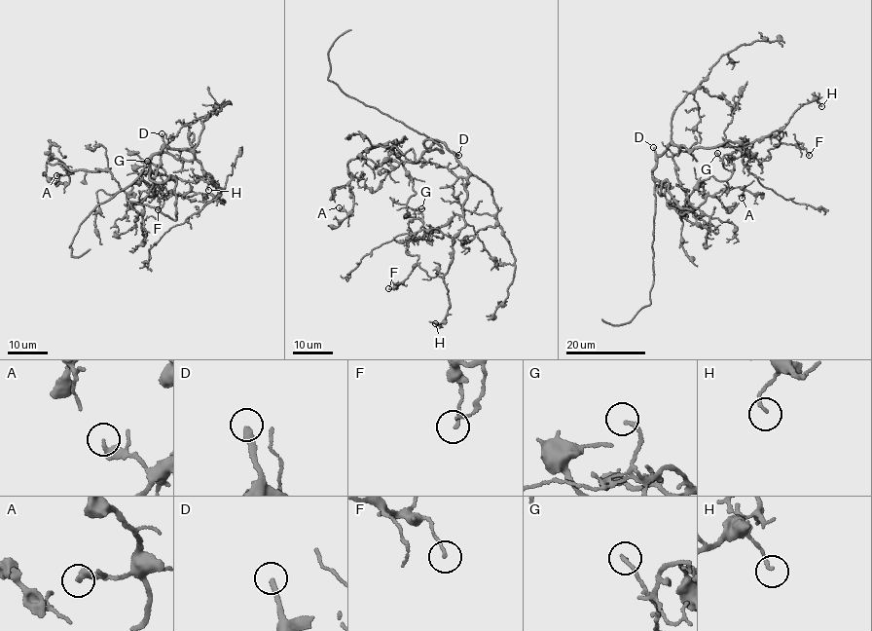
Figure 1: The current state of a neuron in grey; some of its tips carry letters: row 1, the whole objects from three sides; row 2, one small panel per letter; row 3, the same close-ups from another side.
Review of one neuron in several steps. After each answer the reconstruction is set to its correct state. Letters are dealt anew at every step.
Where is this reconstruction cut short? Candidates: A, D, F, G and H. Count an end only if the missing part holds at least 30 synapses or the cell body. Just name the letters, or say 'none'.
D

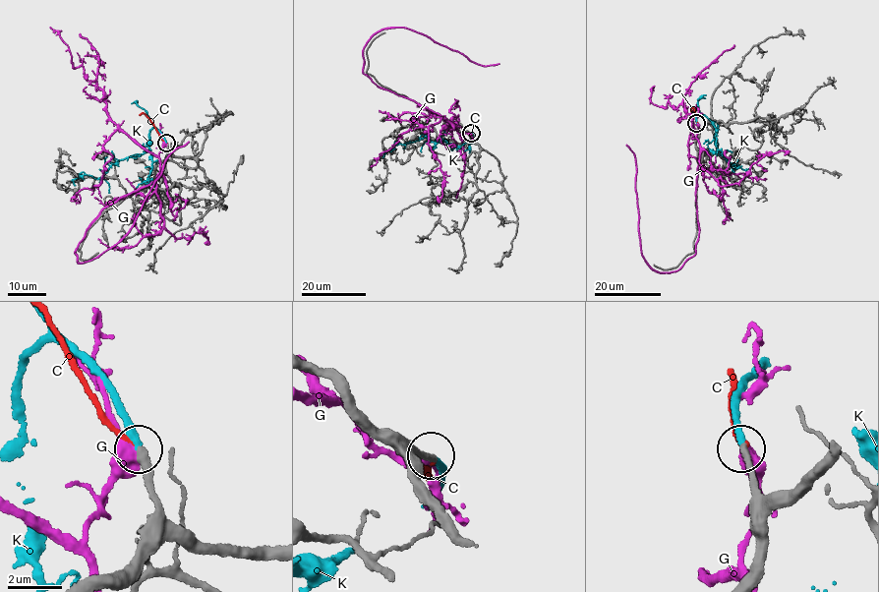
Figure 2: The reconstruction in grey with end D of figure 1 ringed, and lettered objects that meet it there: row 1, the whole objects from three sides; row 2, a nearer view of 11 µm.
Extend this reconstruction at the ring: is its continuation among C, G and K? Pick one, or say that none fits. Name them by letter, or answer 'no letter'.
K

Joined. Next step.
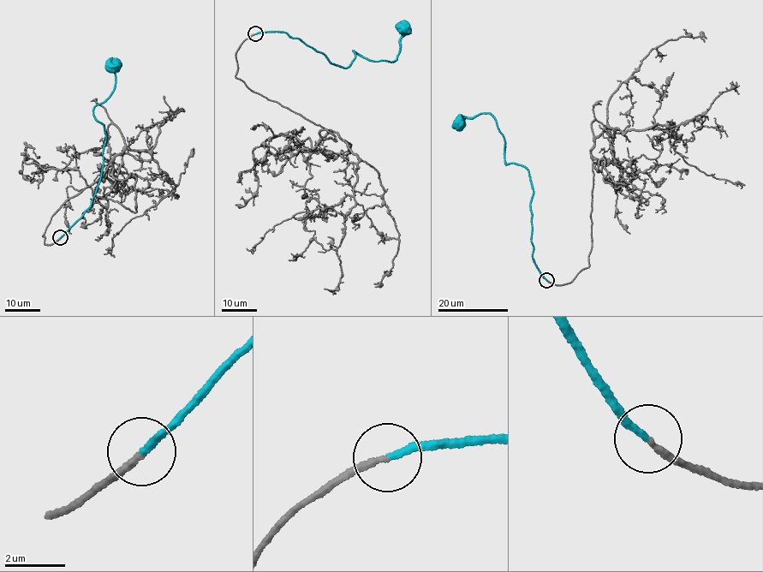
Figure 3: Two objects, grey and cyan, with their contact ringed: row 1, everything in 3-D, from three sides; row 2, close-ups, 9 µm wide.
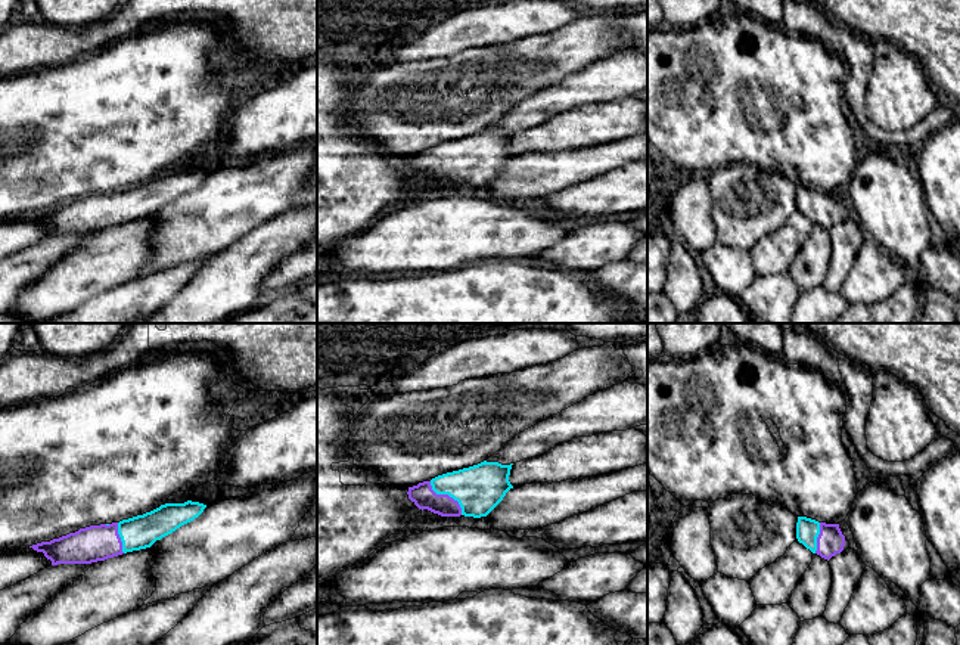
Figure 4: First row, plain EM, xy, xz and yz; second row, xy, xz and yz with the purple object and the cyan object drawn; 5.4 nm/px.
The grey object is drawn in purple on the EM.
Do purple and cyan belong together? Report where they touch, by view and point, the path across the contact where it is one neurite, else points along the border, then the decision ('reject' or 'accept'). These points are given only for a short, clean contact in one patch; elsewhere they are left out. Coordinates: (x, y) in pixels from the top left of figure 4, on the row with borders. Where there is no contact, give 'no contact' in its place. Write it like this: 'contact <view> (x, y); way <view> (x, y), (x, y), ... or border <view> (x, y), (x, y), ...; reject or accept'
contact xz (447, 495); way xz (422, 495), (447, 495), (475, 492), (478, 489); accept

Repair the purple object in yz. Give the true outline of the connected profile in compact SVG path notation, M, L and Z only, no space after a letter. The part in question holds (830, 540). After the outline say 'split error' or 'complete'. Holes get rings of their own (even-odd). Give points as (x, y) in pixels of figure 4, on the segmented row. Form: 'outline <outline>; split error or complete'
outline M798 517L796 539L813 553L830 559L841 553L845 546L845 536L839 524L826 524L807 517Z; split error

